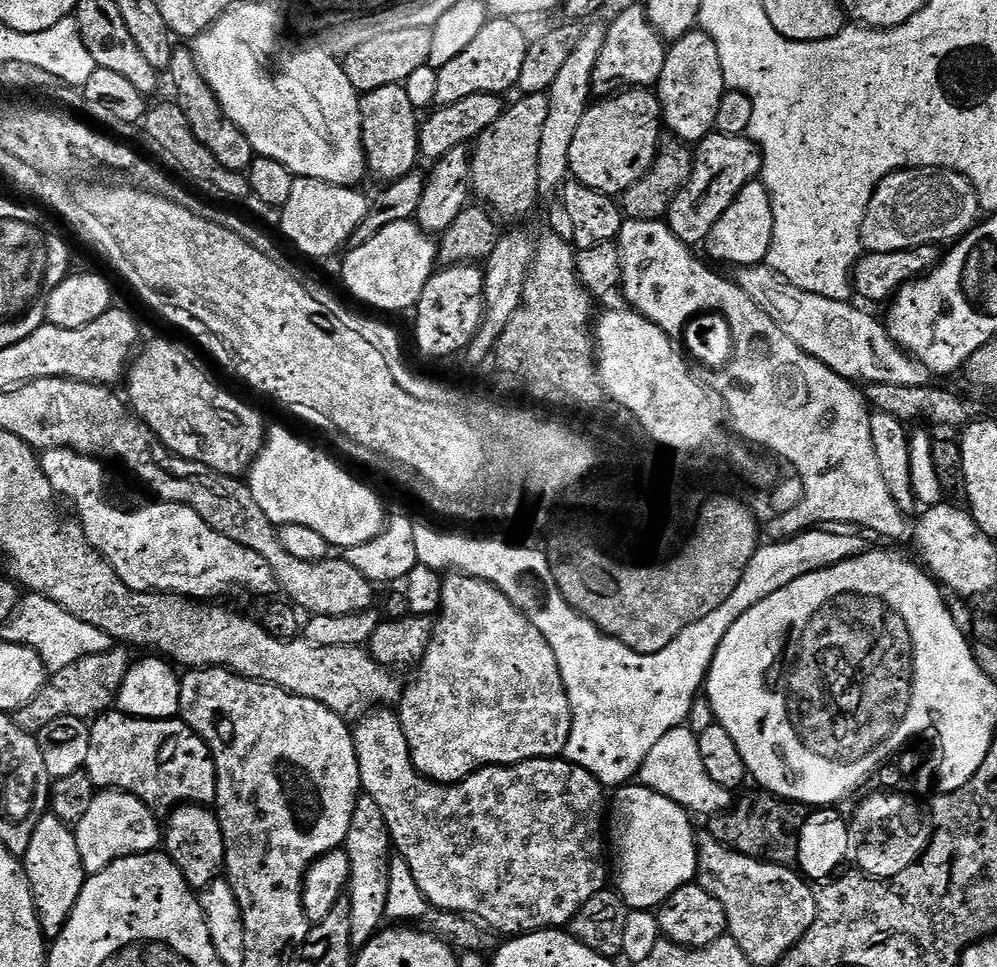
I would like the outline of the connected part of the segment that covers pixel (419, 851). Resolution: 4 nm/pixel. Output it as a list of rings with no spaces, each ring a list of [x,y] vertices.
[[[384,706],[361,715],[355,721],[352,728],[352,741],[358,758],[358,774],[360,775],[360,787],[363,795],[372,798],[381,808],[395,851],[400,858],[405,860],[407,866],[410,866],[414,881],[417,882],[419,890],[431,907],[470,915],[501,935],[513,936],[523,935],[525,932],[565,927],[571,923],[578,910],[594,893],[605,891],[610,880],[610,868],[606,863],[606,796],[604,800],[606,788],[598,778],[594,778],[594,774],[582,770],[582,766],[571,764],[563,758],[523,760],[521,764],[480,768],[456,784],[438,784],[435,780],[423,776],[413,766],[410,746],[406,734],[402,730],[400,717],[395,711]]]

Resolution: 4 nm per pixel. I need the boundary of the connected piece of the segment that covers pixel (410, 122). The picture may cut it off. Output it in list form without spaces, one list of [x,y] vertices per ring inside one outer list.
[[[404,84],[382,86],[373,92],[365,92],[360,97],[360,117],[362,118],[362,138],[364,140],[364,159],[369,173],[372,172],[383,182],[402,179],[417,167],[420,151],[420,129],[418,127],[418,110],[410,102]]]

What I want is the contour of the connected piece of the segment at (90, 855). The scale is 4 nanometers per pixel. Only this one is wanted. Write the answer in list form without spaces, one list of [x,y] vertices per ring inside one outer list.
[[[100,790],[97,791],[97,794],[94,799],[90,802],[90,810],[86,810],[85,817],[82,818],[82,822],[78,822],[74,825],[75,836],[78,844],[78,851],[81,855],[82,866],[84,867],[85,873],[88,876],[93,876],[94,874],[98,874],[102,870],[106,870],[106,866],[110,866],[114,862],[118,862],[122,858],[126,858],[127,856],[144,856],[148,852],[157,851],[161,847],[162,844],[162,824],[158,819],[156,821],[157,813],[153,811],[153,809],[147,808],[137,796],[131,796],[129,792],[122,792],[119,790]]]

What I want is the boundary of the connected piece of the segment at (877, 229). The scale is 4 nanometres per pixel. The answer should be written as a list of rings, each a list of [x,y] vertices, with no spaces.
[[[900,168],[882,178],[872,192],[860,226],[860,242],[870,252],[901,252],[907,248],[917,248],[934,244],[943,245],[943,240],[955,242],[976,227],[981,219],[980,199],[974,186],[960,172],[945,168]]]

